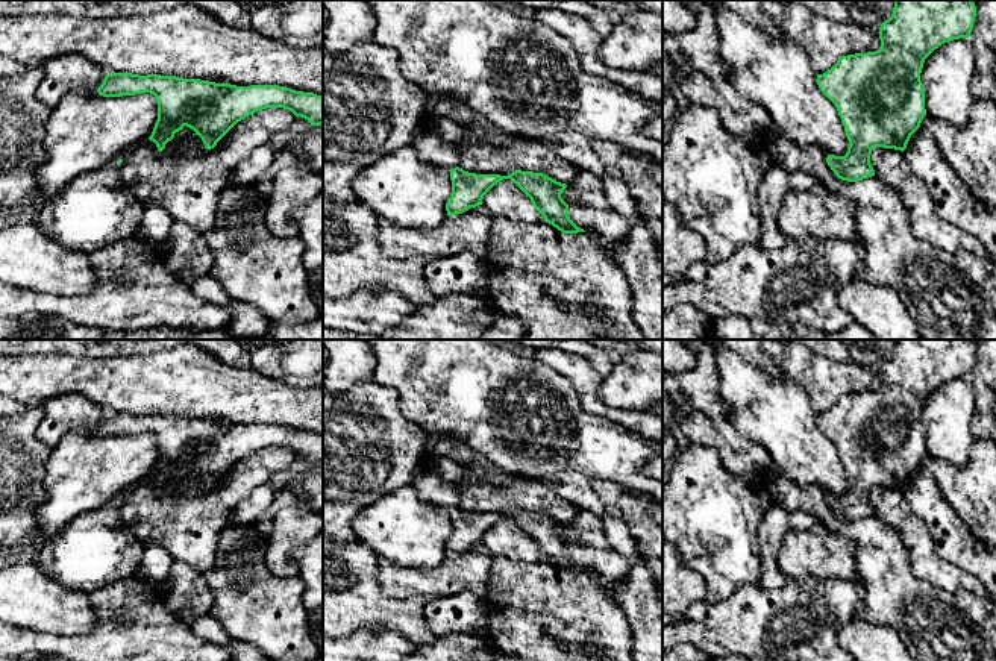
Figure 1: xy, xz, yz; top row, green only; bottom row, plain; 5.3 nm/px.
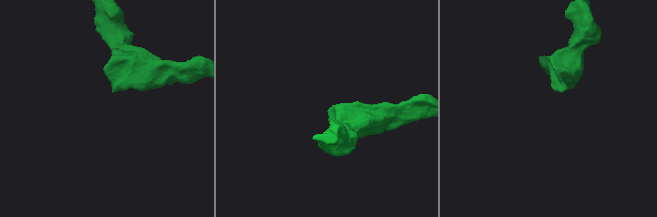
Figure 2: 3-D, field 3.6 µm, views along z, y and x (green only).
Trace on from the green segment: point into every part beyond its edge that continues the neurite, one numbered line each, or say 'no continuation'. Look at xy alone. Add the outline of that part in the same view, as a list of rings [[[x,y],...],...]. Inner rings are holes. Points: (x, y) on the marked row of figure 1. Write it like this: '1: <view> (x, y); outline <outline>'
1: xy (94, 209); outline [[[118,158],[83,173],[38,211],[38,227],[86,255],[138,235],[146,206],[120,182]]]

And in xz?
1: xz (431, 146); outline [[[424,112],[421,115],[411,146],[415,147],[420,159],[431,165],[441,167],[447,171],[458,167],[456,146],[443,138],[431,114]]]

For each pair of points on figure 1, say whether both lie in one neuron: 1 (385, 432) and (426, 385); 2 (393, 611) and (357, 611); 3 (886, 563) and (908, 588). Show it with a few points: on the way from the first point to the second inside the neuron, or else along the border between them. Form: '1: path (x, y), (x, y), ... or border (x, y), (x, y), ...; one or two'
1: border (382, 384), (397, 393), (399, 411), (428, 432); two
2: path (384, 611), (366, 611); one
3: path (889, 569), (902, 582); one

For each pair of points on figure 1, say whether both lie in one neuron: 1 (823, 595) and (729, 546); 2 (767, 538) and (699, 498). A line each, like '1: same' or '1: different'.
1: different
2: different

